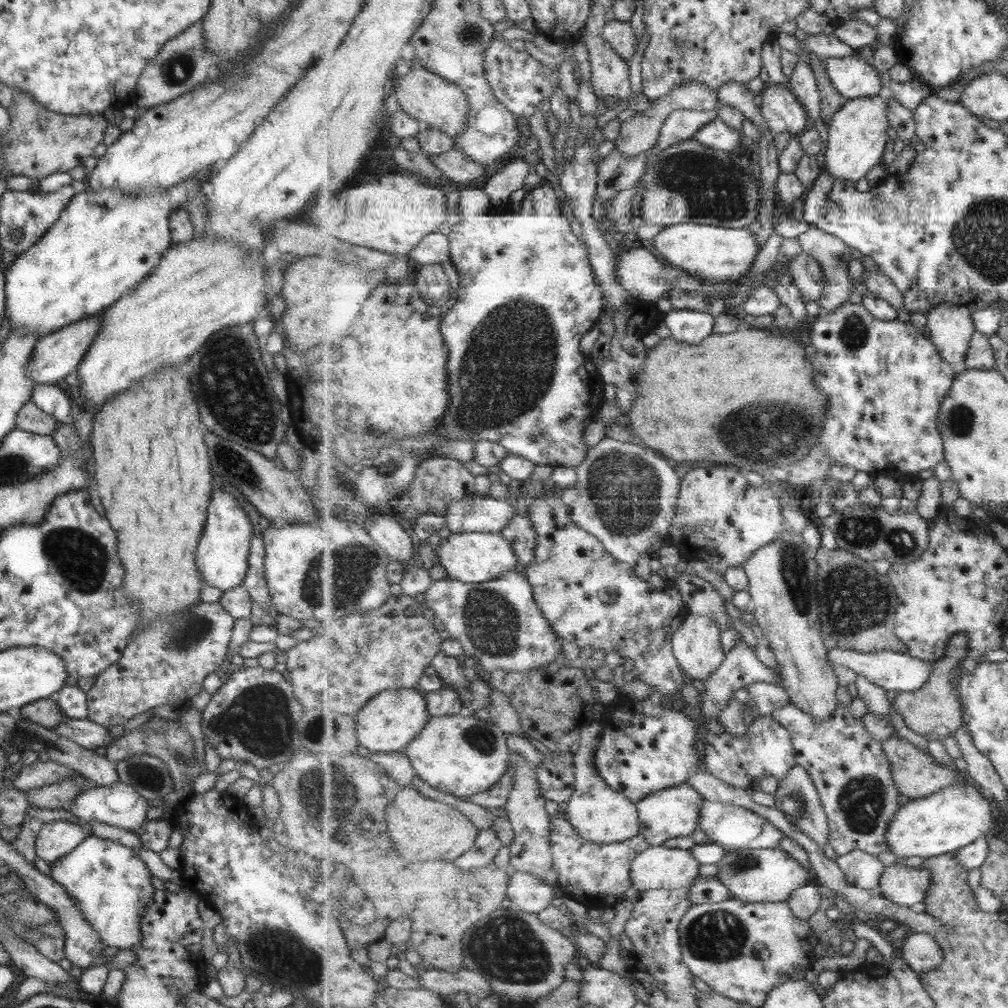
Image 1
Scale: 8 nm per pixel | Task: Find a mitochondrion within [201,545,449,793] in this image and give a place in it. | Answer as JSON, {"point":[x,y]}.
{"point":[259,720]}

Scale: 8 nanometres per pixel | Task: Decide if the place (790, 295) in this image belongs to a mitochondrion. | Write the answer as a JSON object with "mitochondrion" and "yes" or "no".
{"mitochondrion":"no"}

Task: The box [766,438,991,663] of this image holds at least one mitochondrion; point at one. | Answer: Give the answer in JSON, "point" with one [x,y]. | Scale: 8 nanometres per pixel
{"point":[855,599]}

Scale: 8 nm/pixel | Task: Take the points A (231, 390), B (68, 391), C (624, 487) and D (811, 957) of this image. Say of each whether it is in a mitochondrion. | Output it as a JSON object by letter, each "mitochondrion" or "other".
{"A":"mitochondrion","B":"other","C":"mitochondrion","D":"other"}

